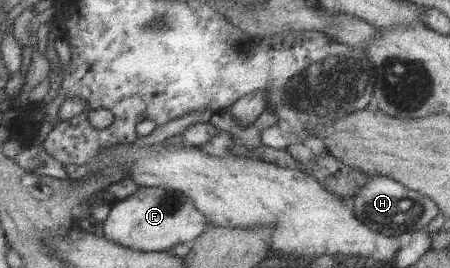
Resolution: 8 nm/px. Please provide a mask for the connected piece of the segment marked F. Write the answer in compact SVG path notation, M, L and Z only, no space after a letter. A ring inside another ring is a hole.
M140 186L122 200L112 201L102 223L106 240L139 251L167 250L177 243L192 244L208 225L187 194L163 186Z

